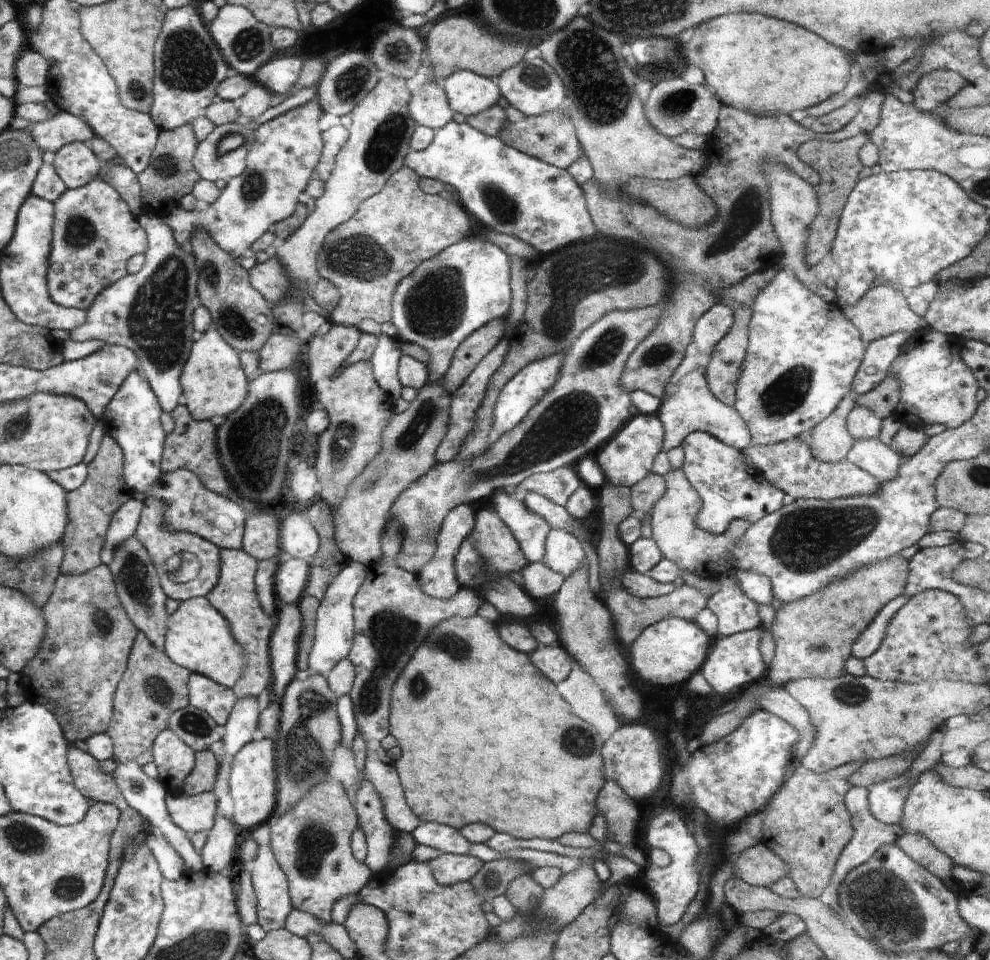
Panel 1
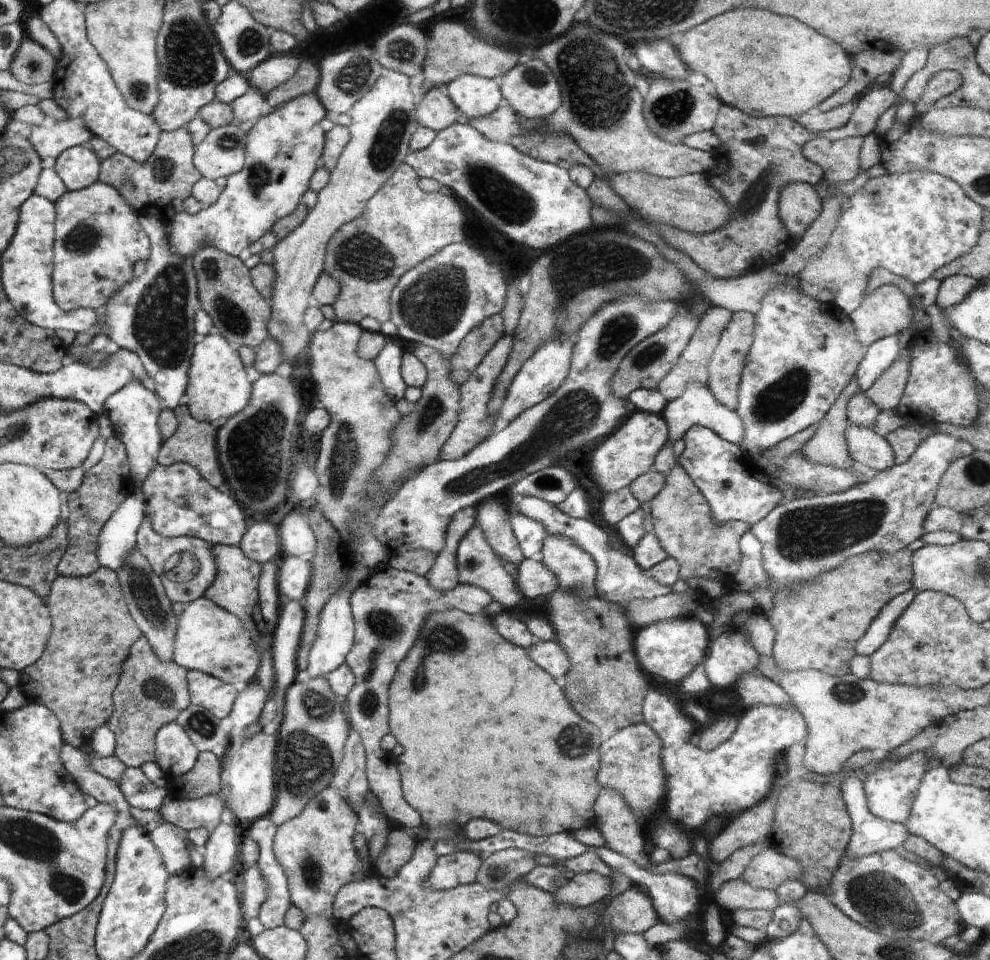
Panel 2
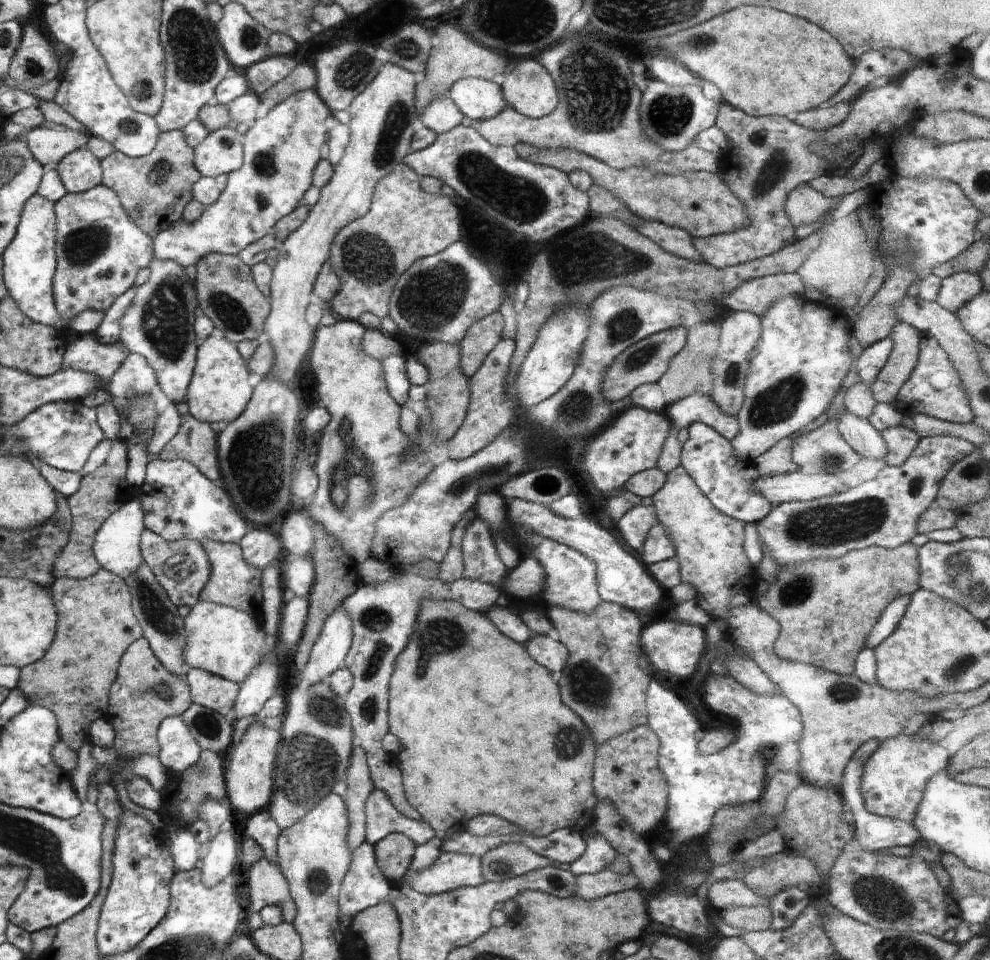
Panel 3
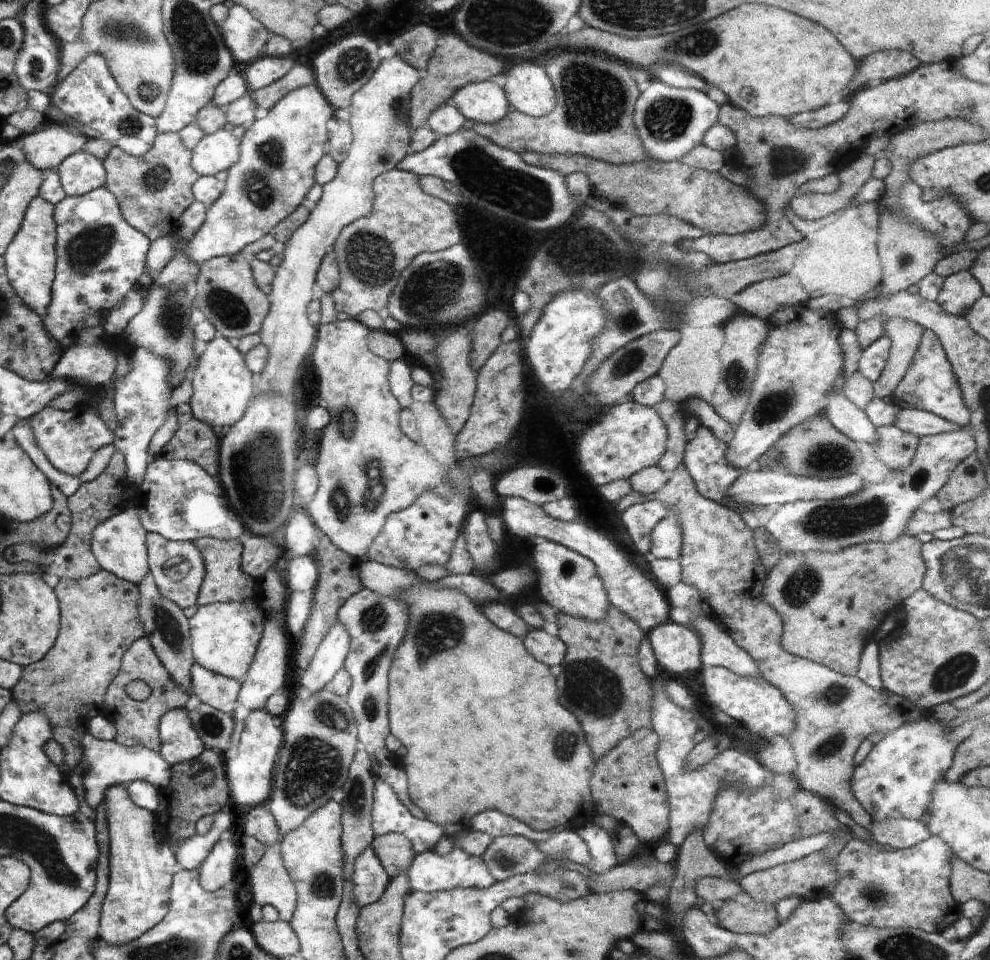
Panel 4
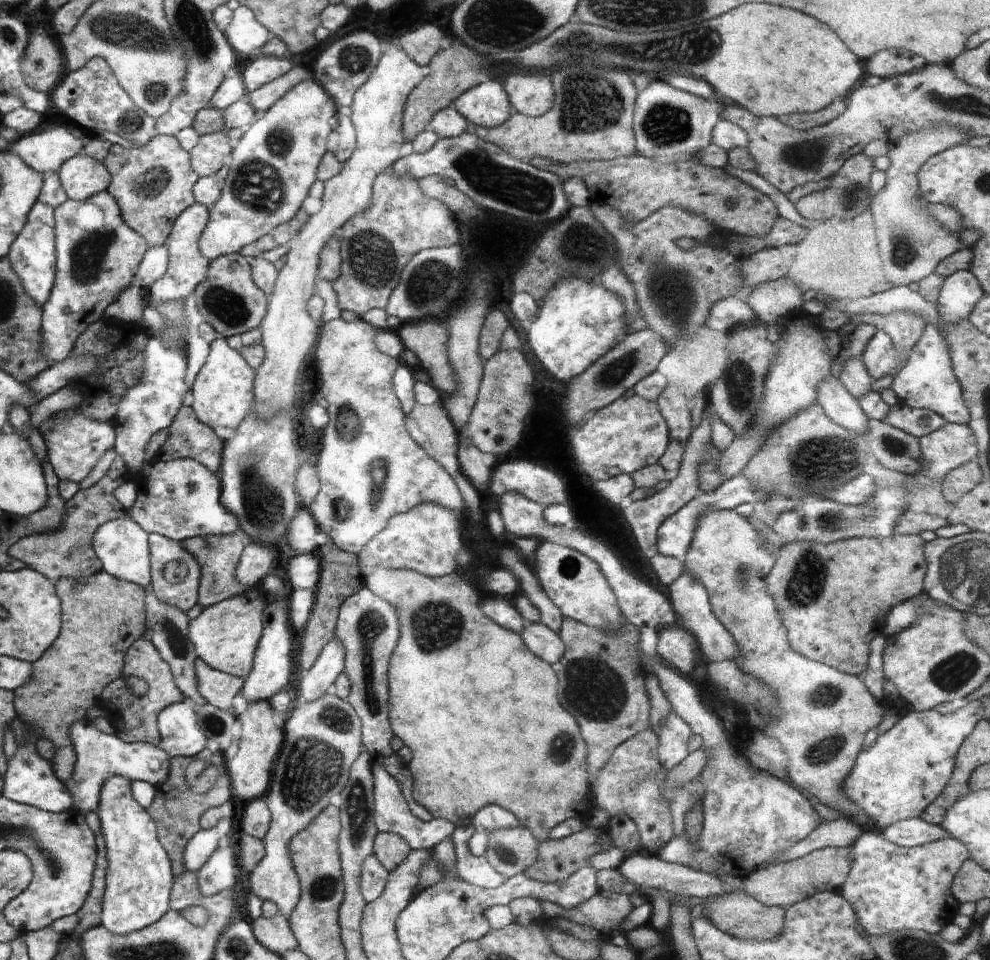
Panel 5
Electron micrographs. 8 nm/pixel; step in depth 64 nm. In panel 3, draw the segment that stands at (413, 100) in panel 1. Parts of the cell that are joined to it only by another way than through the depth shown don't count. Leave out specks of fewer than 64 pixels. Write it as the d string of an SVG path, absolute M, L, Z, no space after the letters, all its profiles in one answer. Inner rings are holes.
M448 96L432 100L419 115L423 126L433 130L436 134L456 128L463 118L463 114Z

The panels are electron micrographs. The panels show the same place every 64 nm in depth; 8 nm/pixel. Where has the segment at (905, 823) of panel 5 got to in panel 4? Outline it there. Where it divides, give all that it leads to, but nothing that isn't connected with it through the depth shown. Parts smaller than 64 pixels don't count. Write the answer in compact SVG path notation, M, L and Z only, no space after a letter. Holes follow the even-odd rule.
M901 818L884 820L884 823L873 820L870 826L870 836L873 842L882 844L882 846L890 846L893 849L910 848L933 837L930 830L926 828L926 824L920 820Z

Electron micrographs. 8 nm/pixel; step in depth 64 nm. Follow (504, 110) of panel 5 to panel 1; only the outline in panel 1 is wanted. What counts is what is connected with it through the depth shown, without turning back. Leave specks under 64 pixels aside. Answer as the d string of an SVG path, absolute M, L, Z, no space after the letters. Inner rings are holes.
M458 70L442 82L448 104L454 112L464 116L476 116L498 104L502 98L496 84L485 76L469 70Z

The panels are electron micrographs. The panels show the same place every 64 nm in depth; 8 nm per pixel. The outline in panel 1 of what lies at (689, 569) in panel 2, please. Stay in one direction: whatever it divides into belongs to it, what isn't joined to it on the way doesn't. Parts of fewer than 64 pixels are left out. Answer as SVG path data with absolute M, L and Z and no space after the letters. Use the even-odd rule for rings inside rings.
M682 468L670 469L663 479L666 490L650 514L651 538L656 542L658 550L662 552L662 559L673 561L680 569L680 574L686 571L702 577L716 577L714 572L708 570L708 564L730 562L732 546L744 536L751 524L748 521L736 519L727 524L722 534L712 534L702 530L698 526L698 514L702 510L703 502L694 486L688 482Z

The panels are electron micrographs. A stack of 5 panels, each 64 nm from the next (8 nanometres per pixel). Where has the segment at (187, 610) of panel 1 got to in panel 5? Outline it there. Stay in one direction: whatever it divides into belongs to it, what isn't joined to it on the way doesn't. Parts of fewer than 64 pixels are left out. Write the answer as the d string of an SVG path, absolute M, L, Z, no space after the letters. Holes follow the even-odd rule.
M258 584L244 594L206 607L196 619L190 620L187 633L197 658L216 670L245 679L252 670L256 647L263 633L266 597L266 590Z

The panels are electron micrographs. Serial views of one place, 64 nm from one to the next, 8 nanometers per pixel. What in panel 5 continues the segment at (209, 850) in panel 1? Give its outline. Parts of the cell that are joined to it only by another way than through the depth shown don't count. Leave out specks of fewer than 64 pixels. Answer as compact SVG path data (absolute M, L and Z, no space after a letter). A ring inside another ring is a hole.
M218 847L197 872L199 890L206 896L229 892L236 882L237 867L234 849Z

